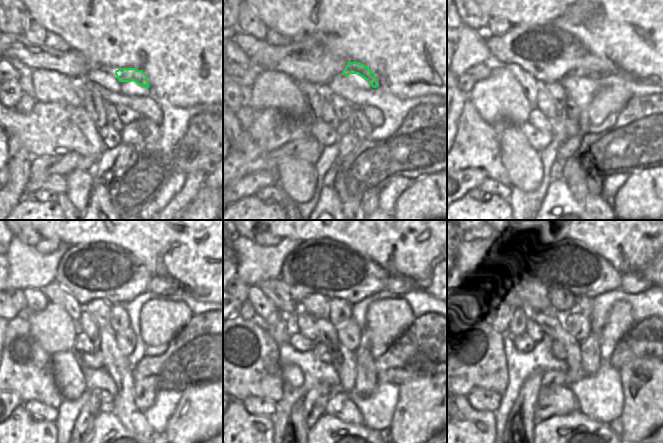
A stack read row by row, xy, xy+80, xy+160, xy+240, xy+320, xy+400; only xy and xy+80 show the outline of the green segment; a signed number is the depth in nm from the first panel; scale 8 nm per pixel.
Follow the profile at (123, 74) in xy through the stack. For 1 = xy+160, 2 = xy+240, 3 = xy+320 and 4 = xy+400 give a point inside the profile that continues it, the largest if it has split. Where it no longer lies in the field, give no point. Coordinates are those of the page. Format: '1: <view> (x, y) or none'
1: xy+160 (591, 66)
2: xy+240 (156, 285)
3: xy+320 (395, 285)
4: xy+400 (630, 283)

